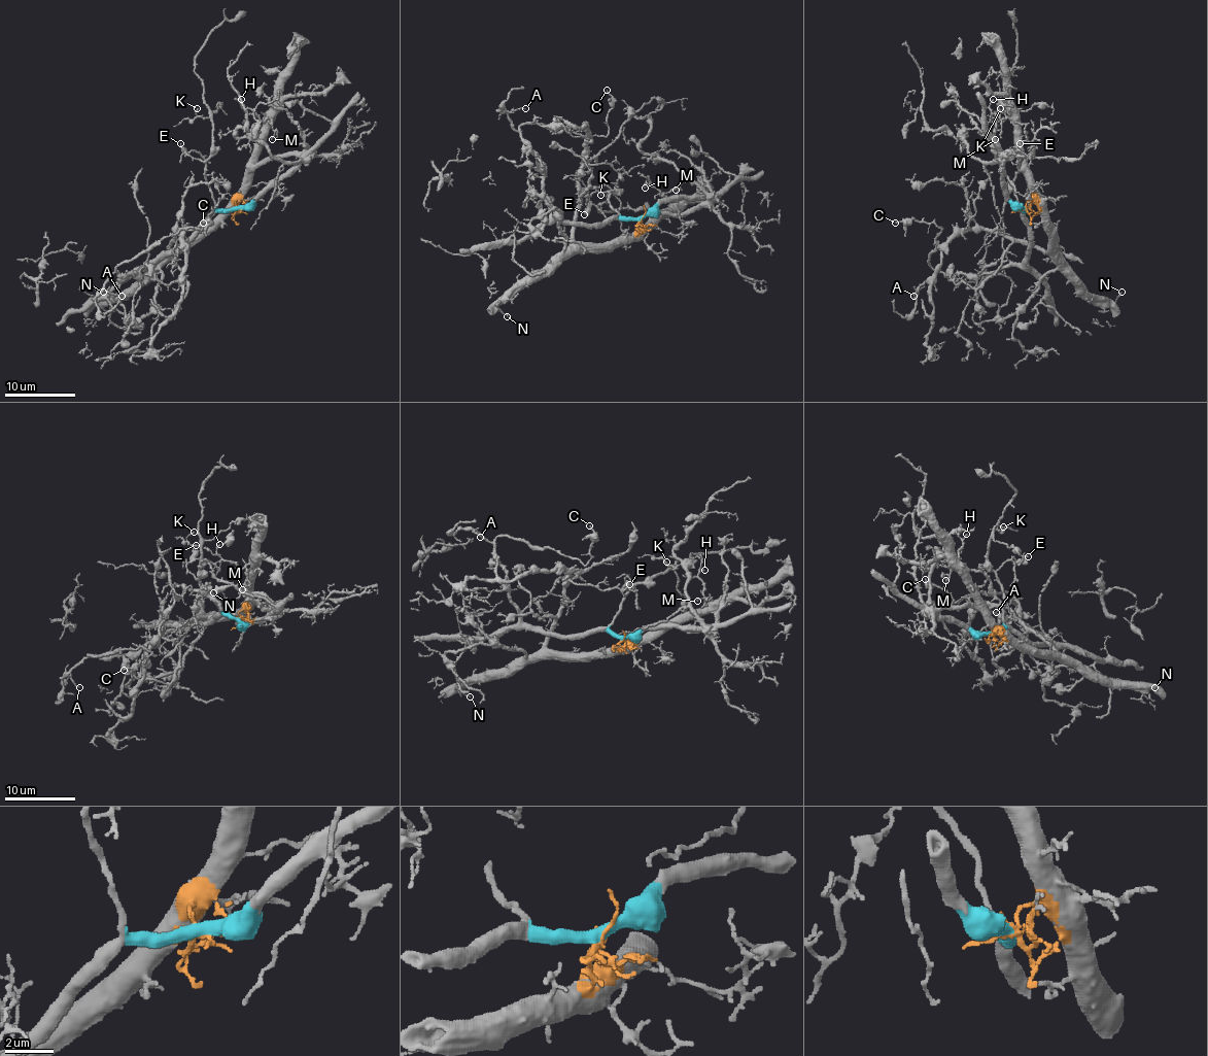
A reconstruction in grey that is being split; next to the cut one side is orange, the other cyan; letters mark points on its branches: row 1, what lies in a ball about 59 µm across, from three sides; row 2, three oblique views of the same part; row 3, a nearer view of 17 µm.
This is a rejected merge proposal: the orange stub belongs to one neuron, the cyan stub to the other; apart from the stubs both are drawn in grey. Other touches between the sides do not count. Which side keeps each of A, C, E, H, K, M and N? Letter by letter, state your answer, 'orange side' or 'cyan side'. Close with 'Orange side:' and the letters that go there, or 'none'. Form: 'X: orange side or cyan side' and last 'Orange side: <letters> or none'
A: cyan side
C: cyan side
E: cyan side
H: orange side
K: cyan side
M: orange side
N: orange side
Orange side: H, M, N

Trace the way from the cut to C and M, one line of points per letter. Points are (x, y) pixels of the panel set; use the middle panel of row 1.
C: (642, 218), (560, 224), (543, 189), (543, 162), (522, 137), (525, 123), (605, 135), (612, 107), (607, 90)
M: (642, 218), (637, 222), (642, 227), (666, 209), (679, 190), (675, 190)

